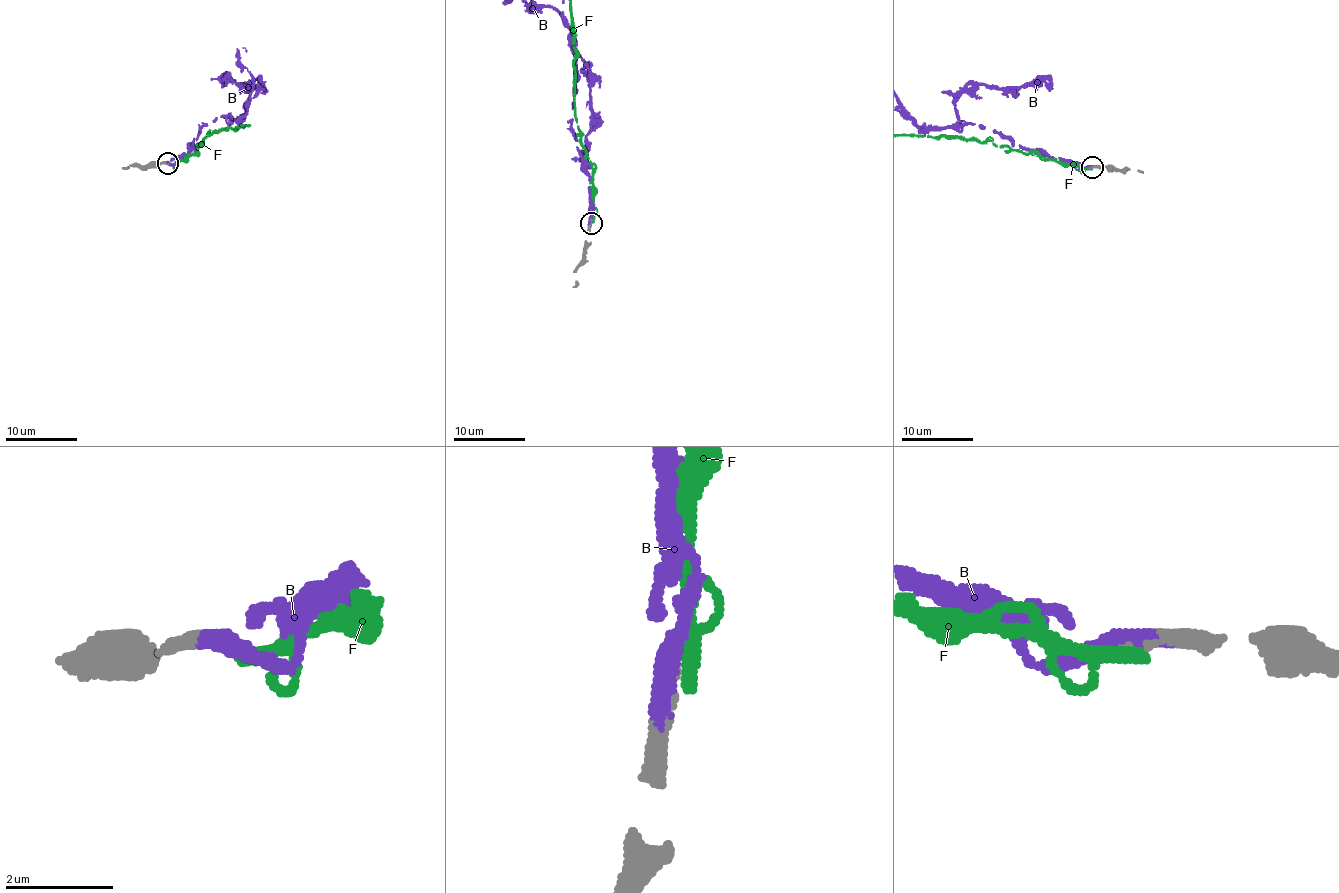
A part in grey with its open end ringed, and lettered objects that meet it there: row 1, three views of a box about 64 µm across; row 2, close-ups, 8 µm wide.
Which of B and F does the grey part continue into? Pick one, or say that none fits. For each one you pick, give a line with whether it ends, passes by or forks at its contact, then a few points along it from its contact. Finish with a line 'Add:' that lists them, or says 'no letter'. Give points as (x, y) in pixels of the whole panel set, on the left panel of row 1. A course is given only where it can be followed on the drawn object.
B: It ends there
Add: B

